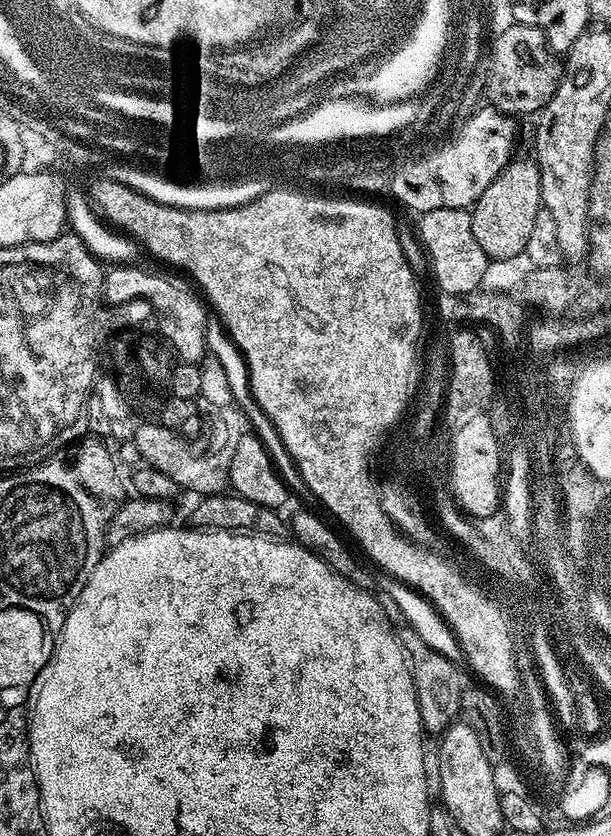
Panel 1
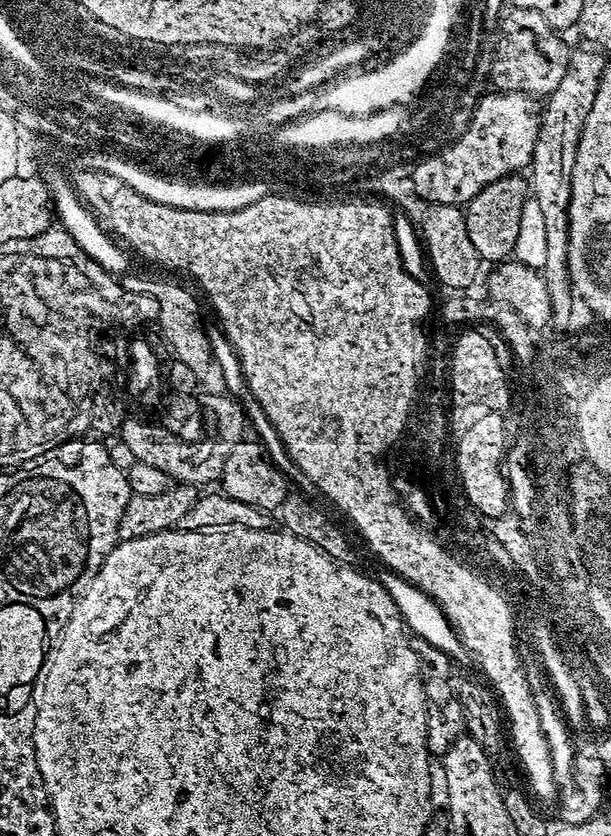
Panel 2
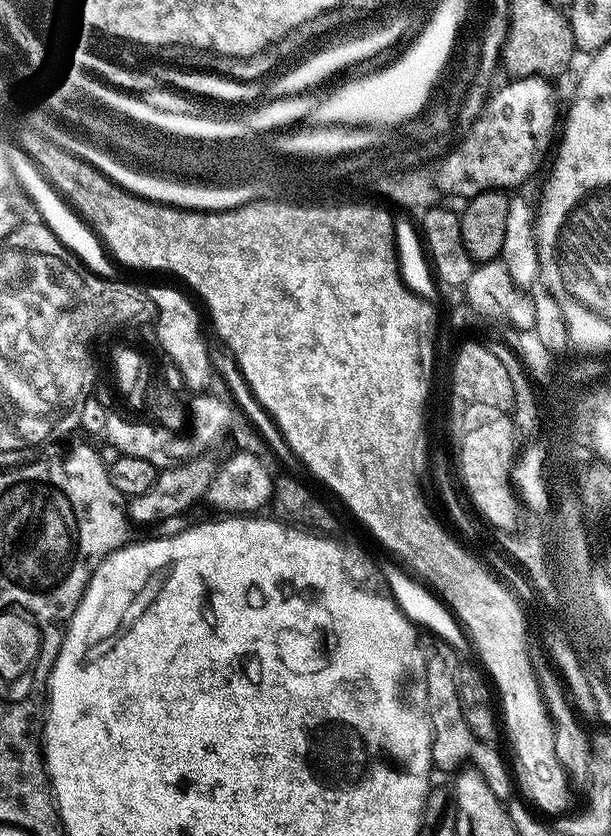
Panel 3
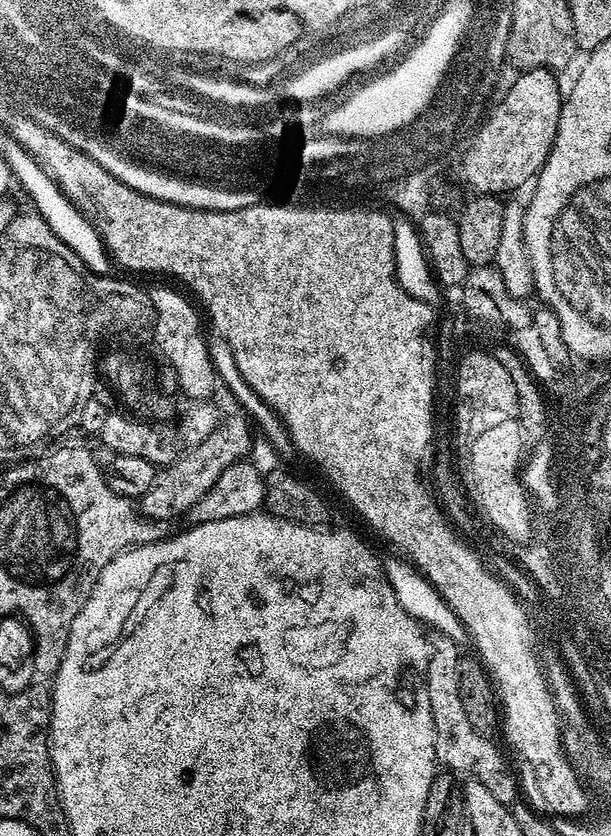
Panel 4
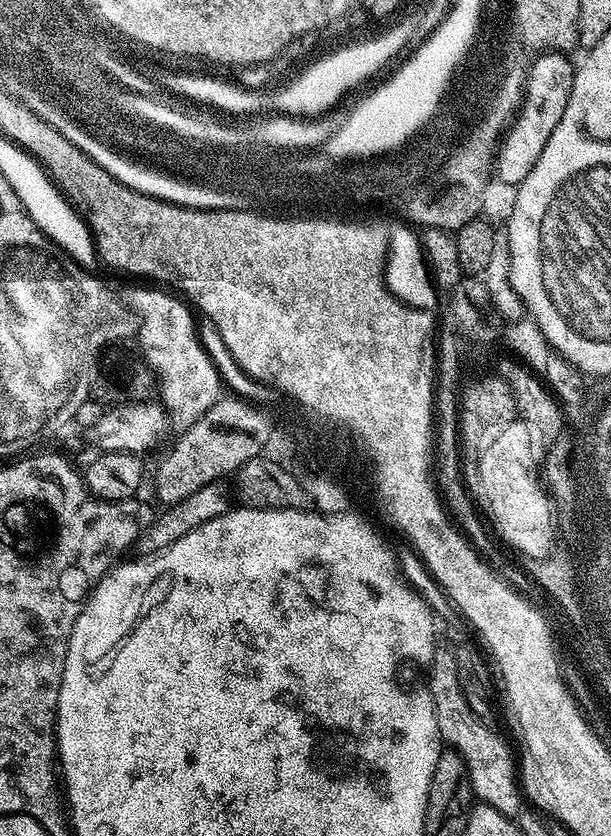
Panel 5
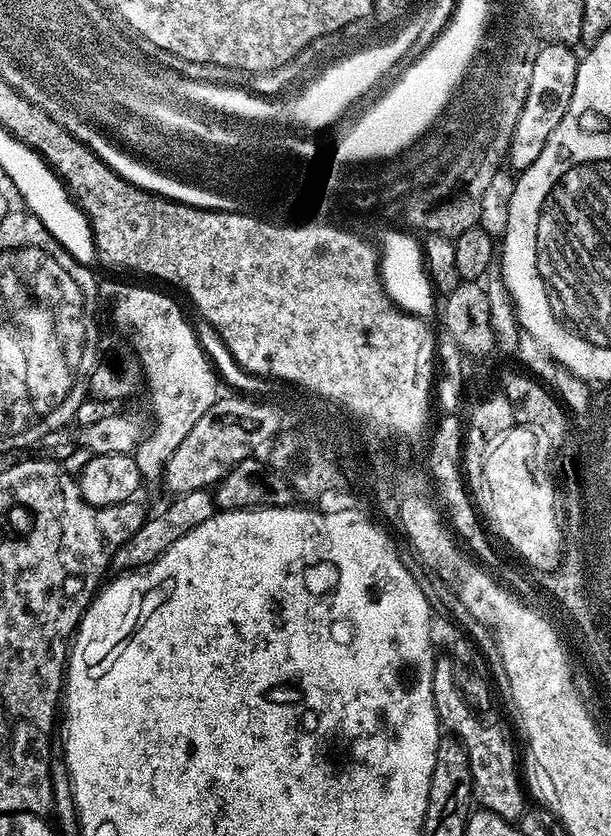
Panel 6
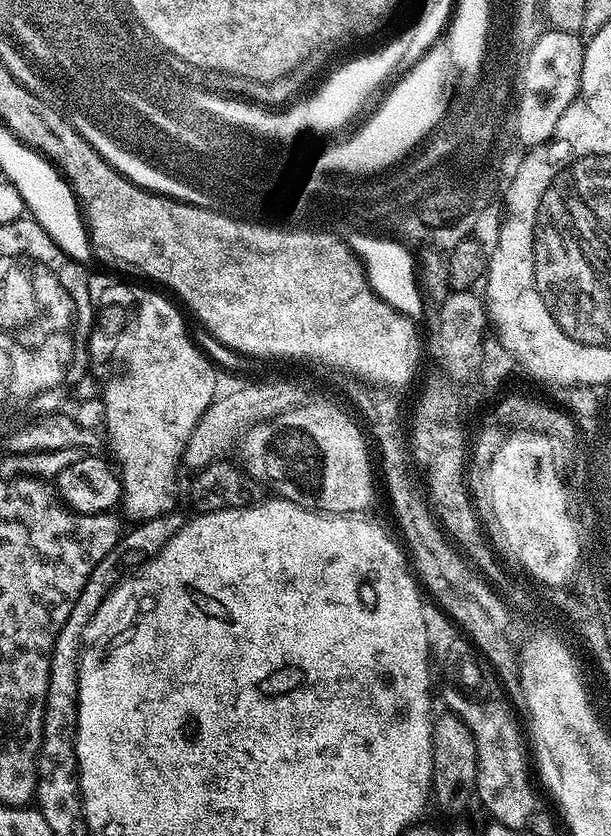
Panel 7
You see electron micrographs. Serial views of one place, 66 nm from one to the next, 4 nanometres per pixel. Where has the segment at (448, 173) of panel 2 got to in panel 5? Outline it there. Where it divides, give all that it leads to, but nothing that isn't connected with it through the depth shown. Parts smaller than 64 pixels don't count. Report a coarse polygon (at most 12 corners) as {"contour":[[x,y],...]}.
{"contour":[[545,52],[528,108],[495,151],[494,176],[518,186],[566,114],[574,64]]}

